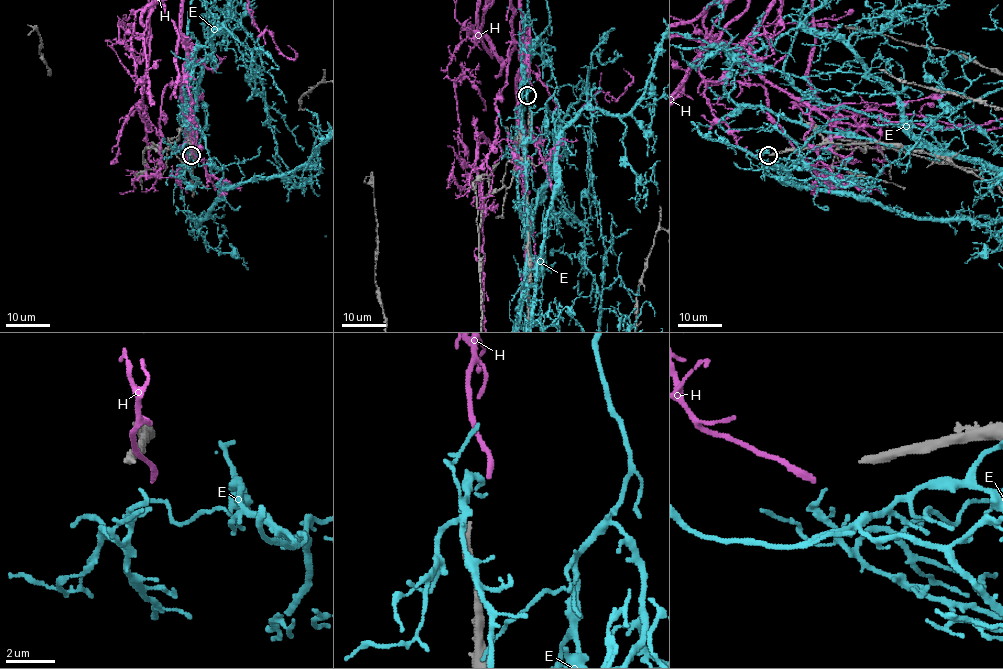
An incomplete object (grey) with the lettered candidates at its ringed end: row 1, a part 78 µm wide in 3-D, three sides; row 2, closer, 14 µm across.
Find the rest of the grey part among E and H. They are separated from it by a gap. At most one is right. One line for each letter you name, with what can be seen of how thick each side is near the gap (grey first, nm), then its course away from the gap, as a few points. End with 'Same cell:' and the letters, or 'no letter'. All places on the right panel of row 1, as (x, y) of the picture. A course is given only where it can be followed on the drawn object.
Same cell: no letter

